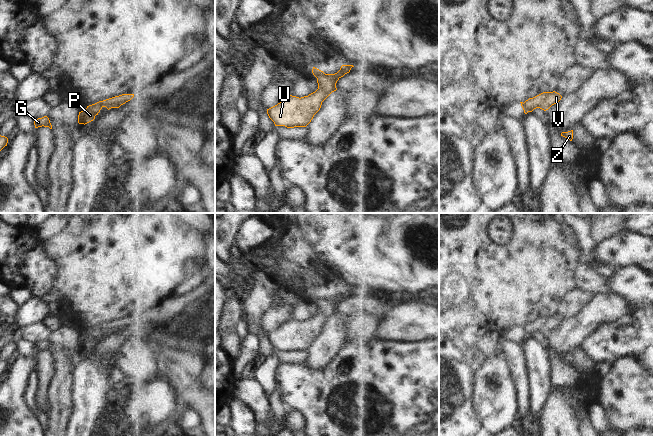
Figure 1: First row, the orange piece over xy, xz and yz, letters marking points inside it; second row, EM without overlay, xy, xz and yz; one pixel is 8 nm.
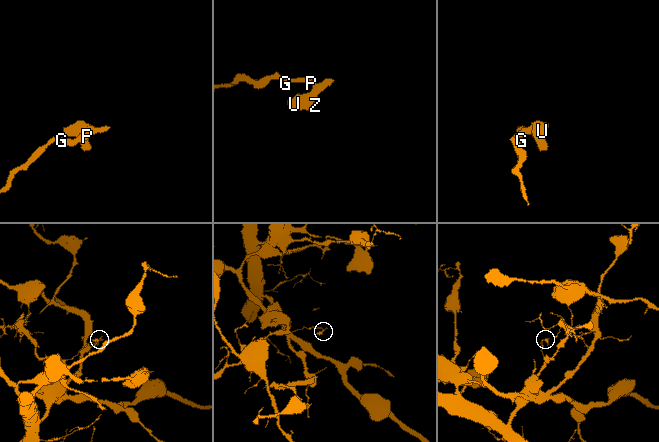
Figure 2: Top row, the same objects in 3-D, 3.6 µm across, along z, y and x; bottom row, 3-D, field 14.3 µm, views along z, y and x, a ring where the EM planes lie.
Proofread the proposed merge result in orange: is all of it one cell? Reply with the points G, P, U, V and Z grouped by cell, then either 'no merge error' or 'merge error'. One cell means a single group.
G P / U V Z; merge error

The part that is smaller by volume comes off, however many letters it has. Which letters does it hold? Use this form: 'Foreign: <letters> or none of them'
Foreign: U, V, Z

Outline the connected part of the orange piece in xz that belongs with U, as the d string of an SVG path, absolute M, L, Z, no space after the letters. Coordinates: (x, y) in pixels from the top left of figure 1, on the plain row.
M342 289L335 298L324 298L317 302L318 313L304 321L289 319L277 329L267 333L275 350L287 352L306 351L320 334L322 326L337 314L336 307L349 297L353 289Z

